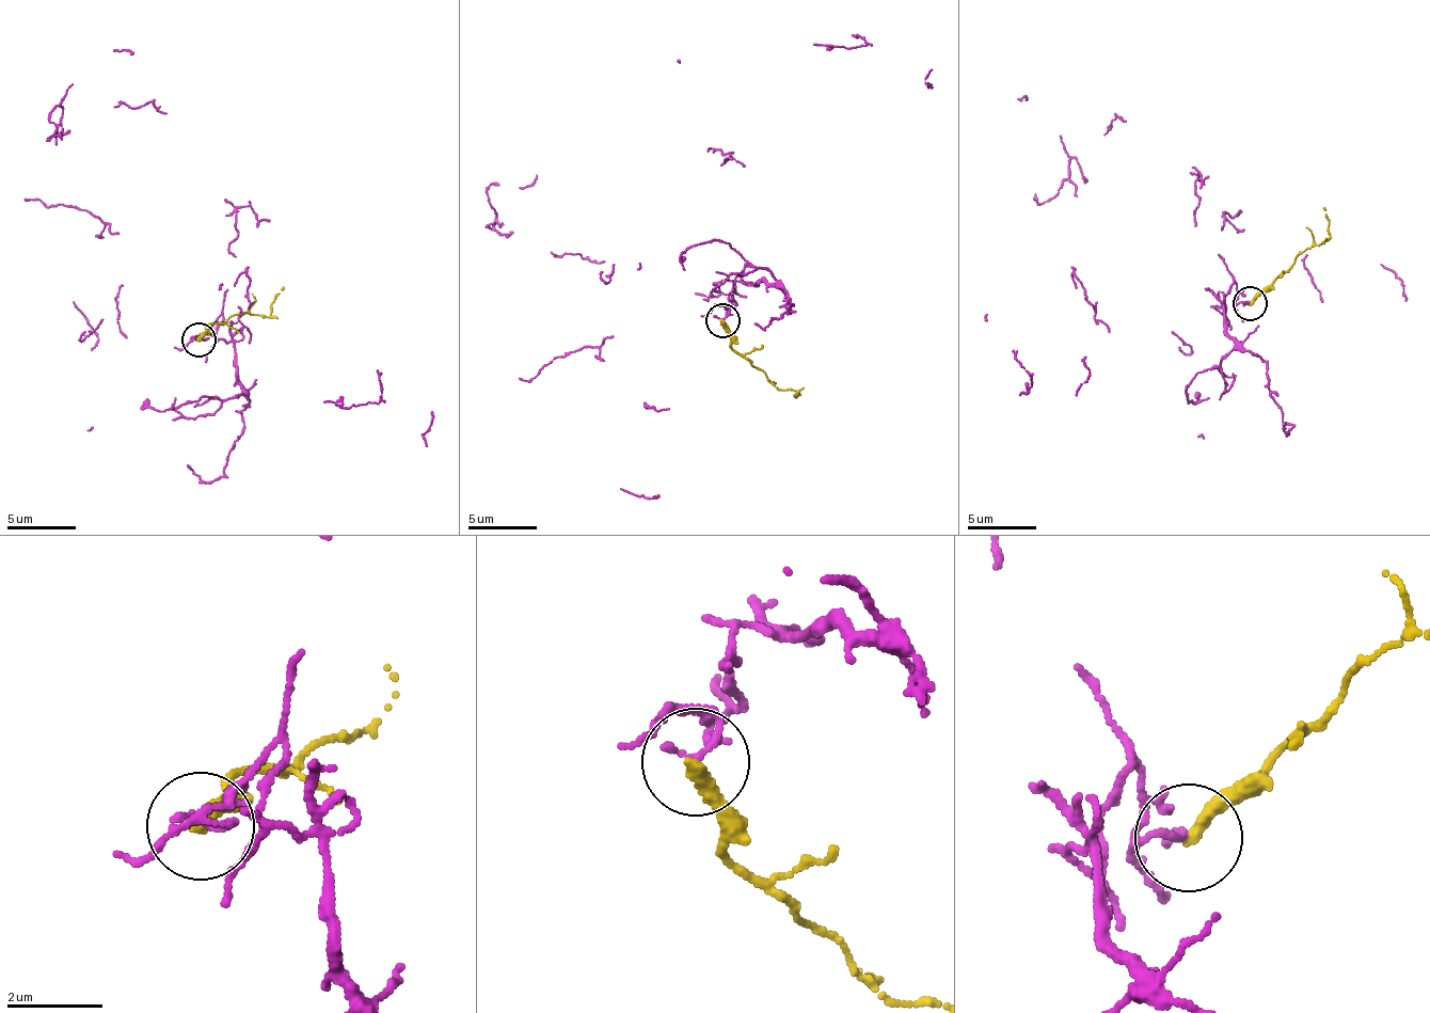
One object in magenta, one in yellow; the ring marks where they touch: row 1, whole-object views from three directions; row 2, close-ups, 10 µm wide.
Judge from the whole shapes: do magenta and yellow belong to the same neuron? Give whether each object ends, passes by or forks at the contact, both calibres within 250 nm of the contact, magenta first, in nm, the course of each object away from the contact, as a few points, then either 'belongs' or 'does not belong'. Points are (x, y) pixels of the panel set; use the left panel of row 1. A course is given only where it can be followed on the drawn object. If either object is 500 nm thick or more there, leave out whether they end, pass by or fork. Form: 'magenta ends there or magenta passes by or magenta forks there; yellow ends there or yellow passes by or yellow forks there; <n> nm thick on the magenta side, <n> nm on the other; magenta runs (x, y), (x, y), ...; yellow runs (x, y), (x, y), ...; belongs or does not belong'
magenta ends there; yellow ends there; 180 nm thick on the magenta side, 300 nm on the other; magenta runs (199, 339), (217, 319), (234, 346), (241, 385), (218, 400), (249, 344), (431, 410), (426, 447); yellow runs (197, 341), (210, 325), (237, 314), (271, 313), (271, 302), (284, 287); does not belong

